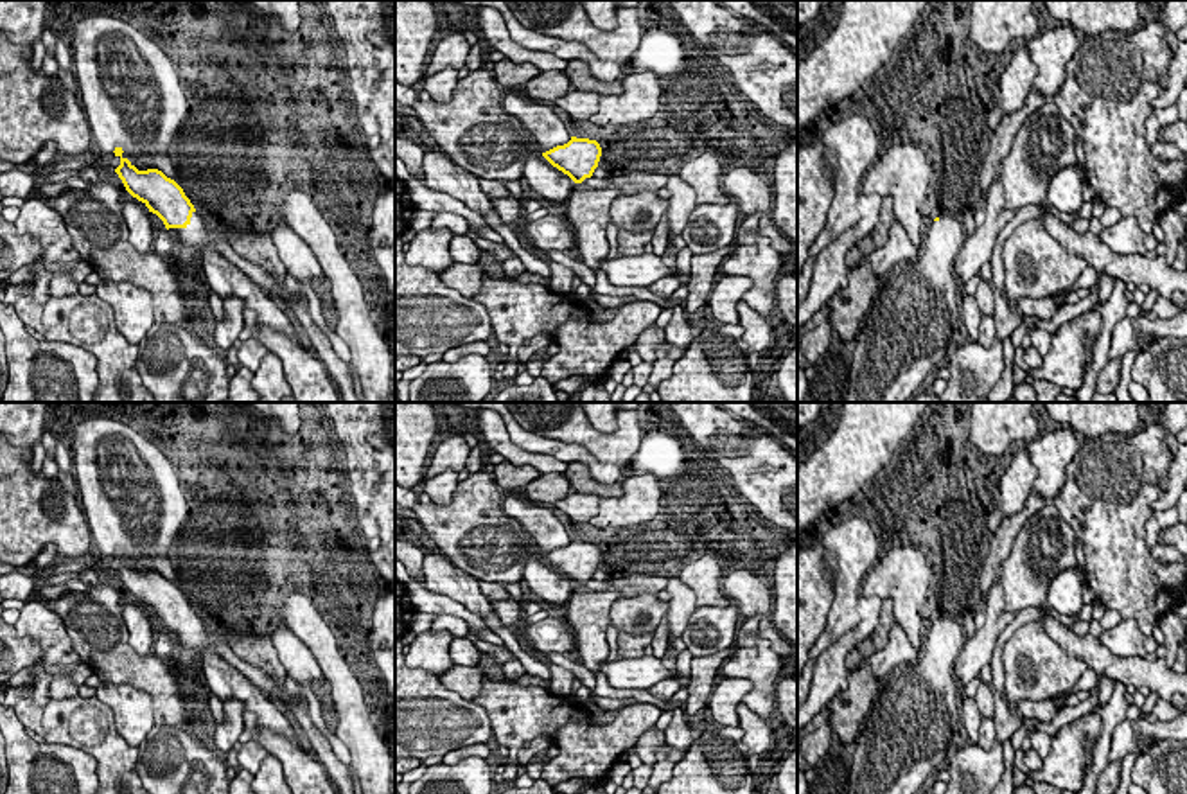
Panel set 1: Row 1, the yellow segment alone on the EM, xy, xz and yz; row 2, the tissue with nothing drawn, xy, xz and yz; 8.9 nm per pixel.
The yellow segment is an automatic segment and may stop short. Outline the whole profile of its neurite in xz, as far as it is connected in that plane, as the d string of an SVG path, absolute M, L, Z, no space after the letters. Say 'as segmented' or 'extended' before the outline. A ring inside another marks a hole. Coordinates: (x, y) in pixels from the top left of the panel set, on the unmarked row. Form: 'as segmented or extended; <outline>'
as segmented; M571 539L567 546L546 553L542 559L575 586L582 586L598 569L602 550L596 543Z

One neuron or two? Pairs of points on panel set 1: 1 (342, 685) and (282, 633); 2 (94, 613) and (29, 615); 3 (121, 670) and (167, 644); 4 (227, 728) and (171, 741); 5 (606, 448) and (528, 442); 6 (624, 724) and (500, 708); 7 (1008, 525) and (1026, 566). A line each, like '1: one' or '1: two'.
1: two
2: two
3: two
4: two
5: two
6: one
7: two

